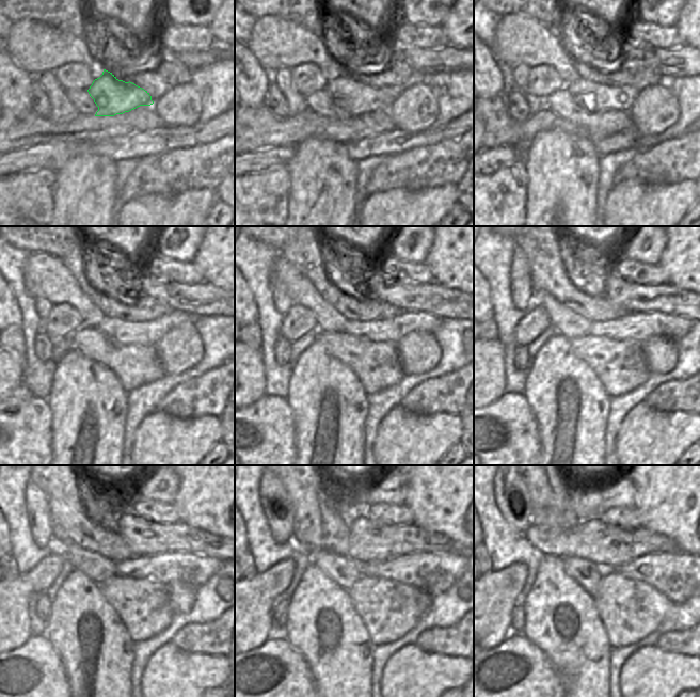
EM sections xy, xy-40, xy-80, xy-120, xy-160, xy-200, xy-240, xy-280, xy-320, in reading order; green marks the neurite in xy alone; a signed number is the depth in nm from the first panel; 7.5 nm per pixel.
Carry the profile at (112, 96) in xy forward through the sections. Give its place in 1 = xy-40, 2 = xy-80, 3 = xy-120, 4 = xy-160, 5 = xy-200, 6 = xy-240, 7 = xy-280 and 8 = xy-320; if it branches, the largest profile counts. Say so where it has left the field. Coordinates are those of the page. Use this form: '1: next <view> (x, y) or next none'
1: next xy-40 (353, 97)
2: next xy-80 (592, 97)
3: next xy-120 (118, 332)
4: next xy-160 (393, 330)
5: next xy-200 (639, 327)
6: next xy-240 (194, 569)
7: next xy-280 (432, 572)
8: next xy-320 (675, 574)

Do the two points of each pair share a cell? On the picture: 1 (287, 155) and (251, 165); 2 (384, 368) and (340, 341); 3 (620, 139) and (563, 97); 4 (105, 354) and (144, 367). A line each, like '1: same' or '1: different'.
1: same
2: same
3: different
4: same

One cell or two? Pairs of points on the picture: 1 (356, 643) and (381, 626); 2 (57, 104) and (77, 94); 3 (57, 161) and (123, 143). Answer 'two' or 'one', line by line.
1: two
2: two
3: one

